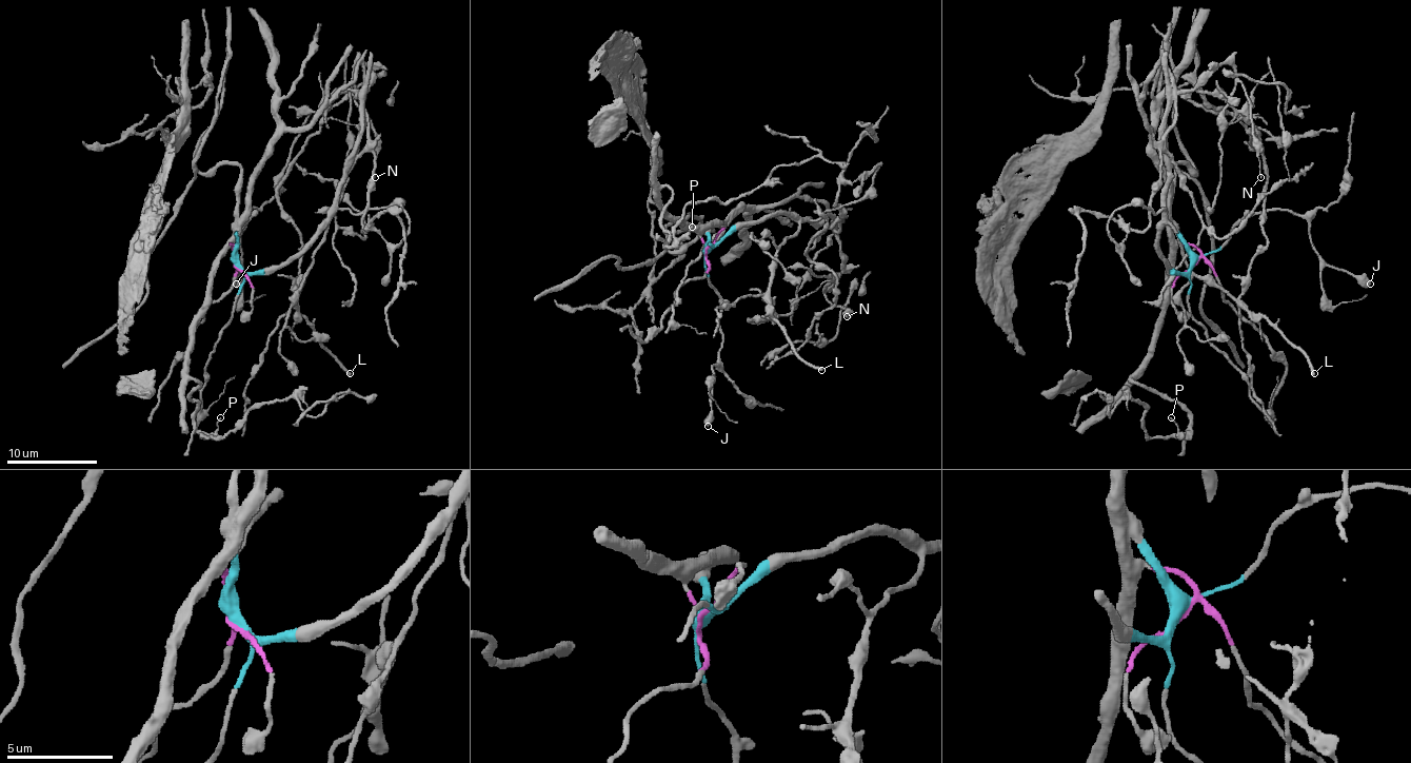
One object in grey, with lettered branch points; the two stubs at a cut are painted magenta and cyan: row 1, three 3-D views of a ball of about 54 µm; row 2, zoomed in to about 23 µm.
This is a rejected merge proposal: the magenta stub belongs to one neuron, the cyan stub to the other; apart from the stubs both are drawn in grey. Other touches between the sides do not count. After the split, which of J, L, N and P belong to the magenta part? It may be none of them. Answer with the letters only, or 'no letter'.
P

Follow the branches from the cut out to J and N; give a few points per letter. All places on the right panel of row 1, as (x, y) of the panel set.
J: (1193, 263), (1215, 250), (1245, 218), (1290, 210), (1308, 220), (1310, 243), (1330, 266), (1362, 275), (1371, 284)
N: (1193, 263), (1175, 273), (1159, 248), (1166, 105), (1225, 63), (1235, 70), (1249, 101), (1260, 178)

